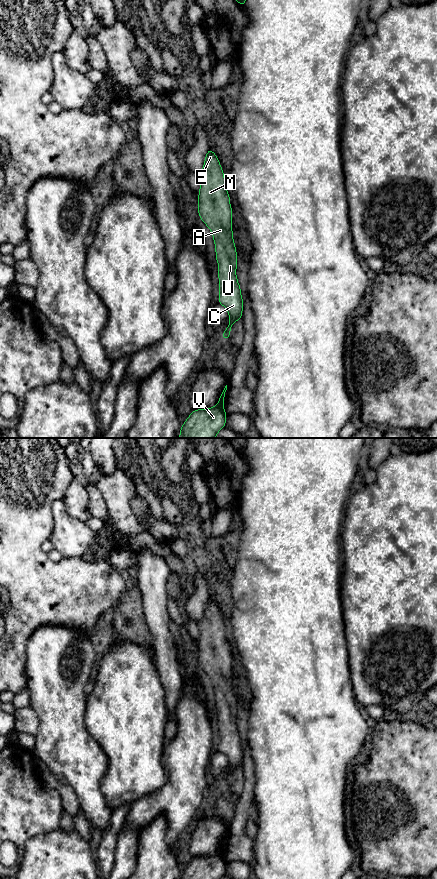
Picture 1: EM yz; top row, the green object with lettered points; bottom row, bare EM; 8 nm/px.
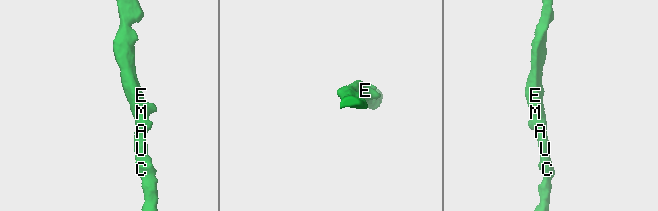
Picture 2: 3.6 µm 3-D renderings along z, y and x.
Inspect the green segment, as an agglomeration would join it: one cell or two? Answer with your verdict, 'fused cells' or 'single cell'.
single cell

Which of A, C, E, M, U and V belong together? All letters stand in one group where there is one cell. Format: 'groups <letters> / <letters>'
groups A C E M U V

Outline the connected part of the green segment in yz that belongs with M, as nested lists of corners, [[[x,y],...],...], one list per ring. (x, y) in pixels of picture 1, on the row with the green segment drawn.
[[[210,148],[197,177],[200,184],[198,216],[210,229],[215,244],[220,289],[218,303],[226,308],[229,315],[222,339],[228,341],[233,324],[242,319],[244,299],[236,275],[237,250],[233,239],[230,195],[220,161]]]

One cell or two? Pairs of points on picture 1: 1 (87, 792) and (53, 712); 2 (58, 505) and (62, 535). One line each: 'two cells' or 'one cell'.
1: one cell
2: one cell

